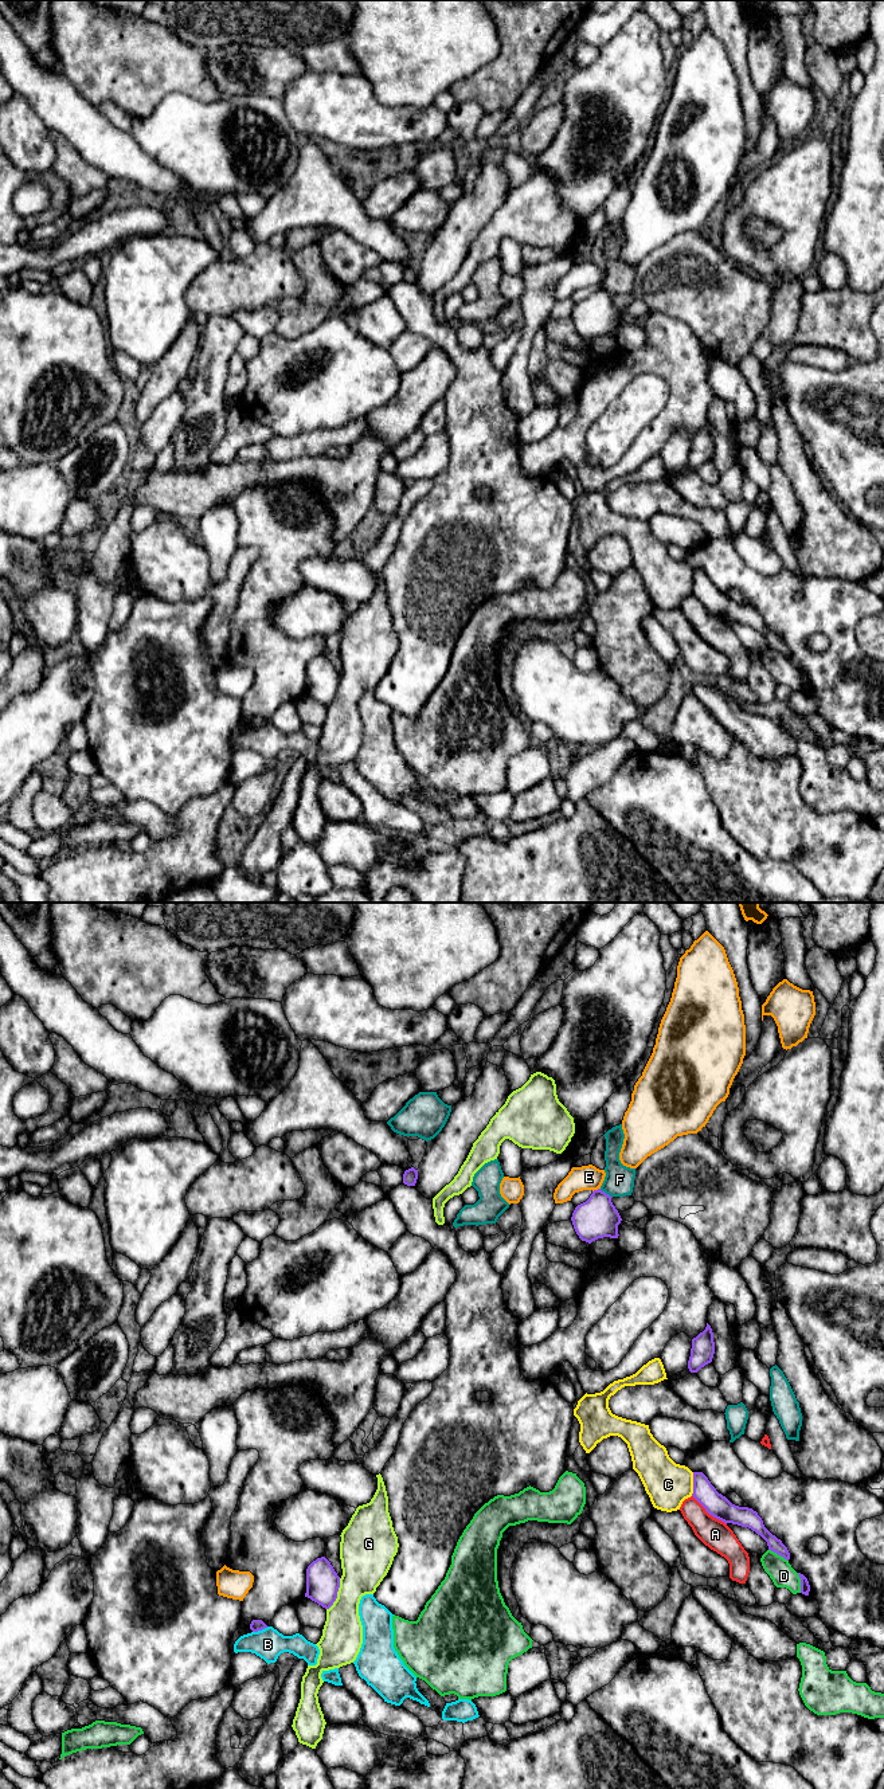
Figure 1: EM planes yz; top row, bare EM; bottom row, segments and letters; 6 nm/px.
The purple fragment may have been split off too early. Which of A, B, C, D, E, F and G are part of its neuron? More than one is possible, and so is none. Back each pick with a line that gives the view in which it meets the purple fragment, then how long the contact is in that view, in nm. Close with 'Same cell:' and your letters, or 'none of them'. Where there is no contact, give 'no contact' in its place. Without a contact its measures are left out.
Same cell: none of them

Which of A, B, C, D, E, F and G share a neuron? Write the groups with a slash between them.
A / B / C D / E / F / G

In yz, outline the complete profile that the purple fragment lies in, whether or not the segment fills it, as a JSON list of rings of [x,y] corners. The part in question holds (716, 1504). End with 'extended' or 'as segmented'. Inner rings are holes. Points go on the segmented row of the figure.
[[[693,1472],[693,1494],[692,1496],[705,1508],[713,1518],[727,1523],[748,1527],[760,1535],[768,1546],[768,1550],[777,1553],[785,1559],[790,1559],[787,1547],[772,1535],[763,1524],[756,1511],[748,1507],[732,1504],[725,1496],[719,1494],[703,1472]]] | as segmented

